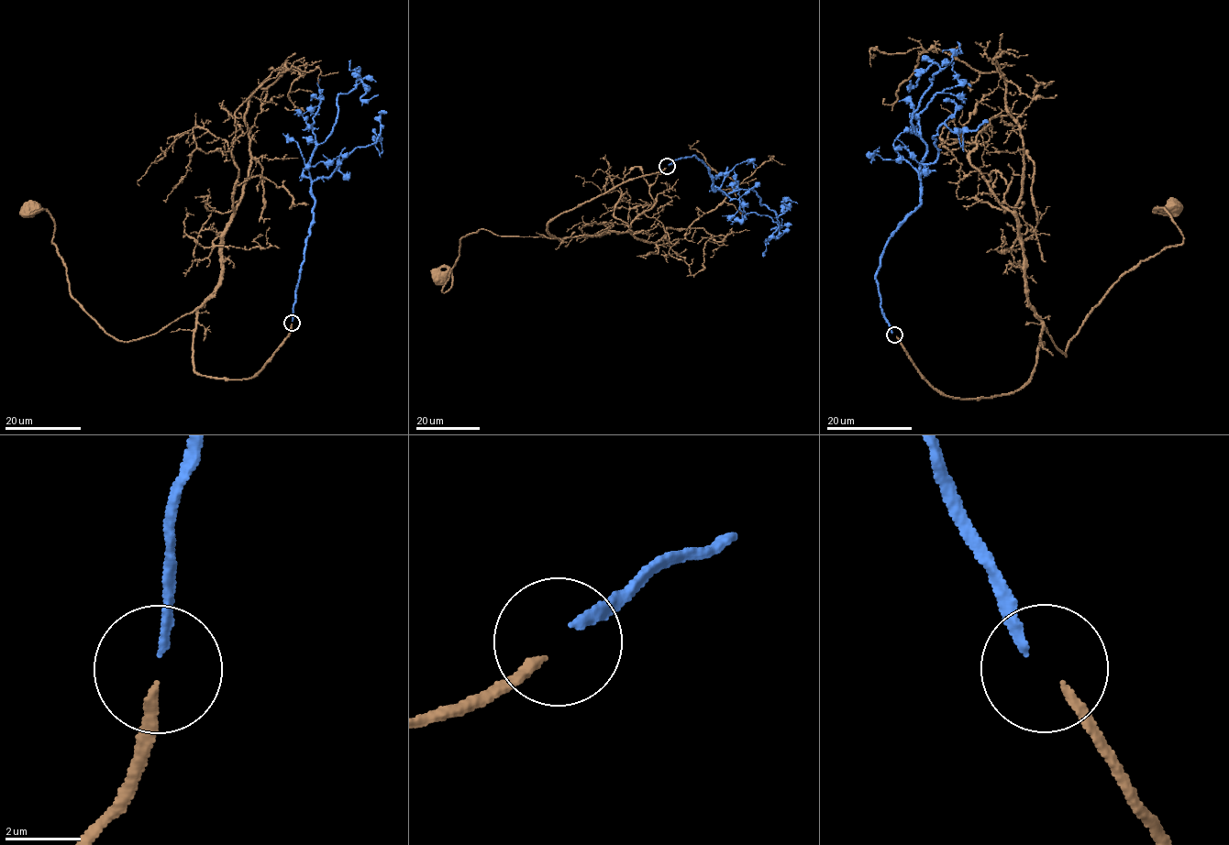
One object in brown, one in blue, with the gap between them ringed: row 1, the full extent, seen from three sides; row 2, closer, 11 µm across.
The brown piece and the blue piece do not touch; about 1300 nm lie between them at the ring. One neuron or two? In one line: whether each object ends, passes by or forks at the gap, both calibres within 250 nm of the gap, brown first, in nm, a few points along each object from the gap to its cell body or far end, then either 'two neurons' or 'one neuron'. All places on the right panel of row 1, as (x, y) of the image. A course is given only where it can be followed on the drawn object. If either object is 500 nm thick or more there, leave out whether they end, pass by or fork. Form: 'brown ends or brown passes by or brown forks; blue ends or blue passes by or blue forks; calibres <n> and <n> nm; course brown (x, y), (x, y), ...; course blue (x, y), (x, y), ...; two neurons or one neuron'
brown ends; blue ends; calibres 240 and 200 nm; course brown (896, 336), (947, 396), (1012, 393), (1042, 323), (1066, 356), (1112, 285), (1181, 243), (1160, 208), (1174, 209); course blue (892, 333), (876, 272), (919, 203), (926, 145), (912, 115), (939, 67), (911, 80); one neuron

